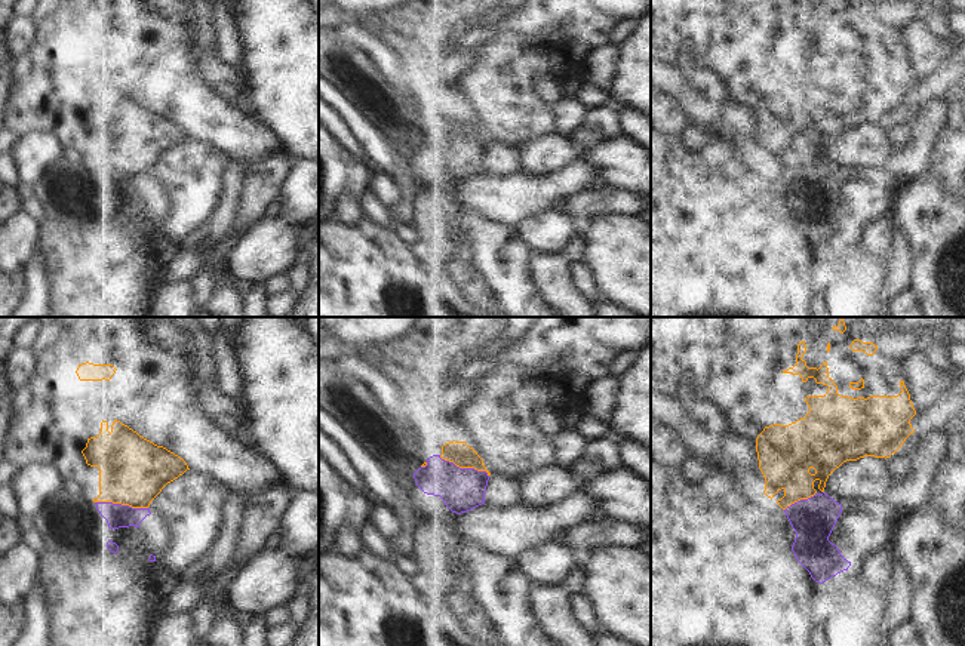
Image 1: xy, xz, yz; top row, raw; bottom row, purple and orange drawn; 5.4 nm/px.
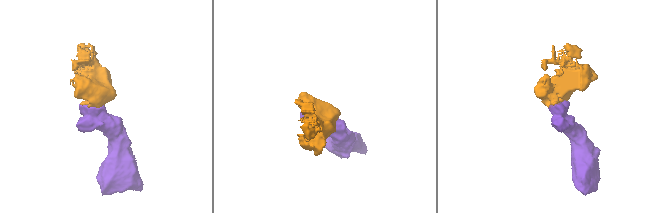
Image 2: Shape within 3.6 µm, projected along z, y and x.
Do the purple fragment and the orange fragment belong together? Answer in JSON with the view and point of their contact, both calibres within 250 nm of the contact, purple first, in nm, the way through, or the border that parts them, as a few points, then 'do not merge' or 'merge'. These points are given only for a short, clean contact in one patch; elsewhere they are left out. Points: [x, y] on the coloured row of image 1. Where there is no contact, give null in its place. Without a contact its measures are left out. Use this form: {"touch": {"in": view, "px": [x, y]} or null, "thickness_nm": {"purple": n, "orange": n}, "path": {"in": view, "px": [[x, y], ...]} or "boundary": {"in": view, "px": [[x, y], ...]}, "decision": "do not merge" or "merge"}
{"touch": {"in": "xy", "px": [120, 504]}, "thickness_nm": {"purple": 130, "orange": 360}, "boundary": {"in": "xy", "px": [[95, 501], [111, 501], [147, 508]]}, "decision": "do not merge"}

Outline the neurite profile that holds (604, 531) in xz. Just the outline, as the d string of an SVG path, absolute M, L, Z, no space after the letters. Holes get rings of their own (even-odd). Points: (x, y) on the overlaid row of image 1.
M597 517L568 530L560 539L568 541L584 559L606 545L643 547L651 542L651 523L629 520L614 520L611 517Z

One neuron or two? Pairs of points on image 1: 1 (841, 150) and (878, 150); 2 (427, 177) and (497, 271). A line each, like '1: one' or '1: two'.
1: one
2: one

